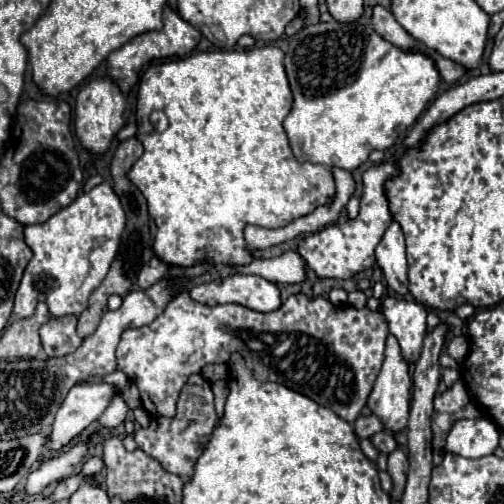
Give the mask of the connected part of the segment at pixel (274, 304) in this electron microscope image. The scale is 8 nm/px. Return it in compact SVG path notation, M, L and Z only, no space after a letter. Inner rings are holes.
M228 275L190 289L190 297L204 305L238 303L252 311L276 311L282 305L276 283L258 275Z

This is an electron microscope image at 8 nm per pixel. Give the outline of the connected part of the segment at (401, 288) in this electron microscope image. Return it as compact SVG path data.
M392 223L384 231L376 247L376 261L384 271L384 279L388 287L394 289L396 293L408 293L406 245L404 245L404 233L400 231L398 223Z

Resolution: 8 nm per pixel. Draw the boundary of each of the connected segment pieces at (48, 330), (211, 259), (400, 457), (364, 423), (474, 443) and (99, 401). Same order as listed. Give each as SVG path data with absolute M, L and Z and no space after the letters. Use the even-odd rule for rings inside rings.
M52 317L46 325L40 327L40 339L44 353L48 357L64 357L74 353L82 339L76 335L76 317Z
M272 45L266 47L254 47L248 51L202 51L202 53L194 53L190 57L184 59L176 59L176 61L164 61L164 63L156 63L152 65L140 81L140 89L138 89L138 111L136 111L136 125L138 125L138 133L136 137L142 141L144 145L144 155L132 165L132 169L128 171L130 181L142 191L142 195L148 201L148 213L154 215L158 233L154 239L154 253L160 261L168 263L170 267L192 267L196 263L210 263L210 265L226 265L226 263L236 263L236 265L244 265L248 263L252 257L250 253L244 249L244 227L246 225L258 225L264 229L278 229L284 227L288 223L292 223L298 217L304 217L308 213L312 213L312 209L320 207L326 203L328 197L332 197L336 193L334 189L334 177L330 173L330 169L326 165L314 165L314 163L302 163L294 157L290 143L288 143L288 135L282 127L284 117L290 113L292 109L292 91L288 85L288 77L284 71L284 51ZM152 111L164 111L168 117L168 127L162 133L150 131L150 113Z
M396 449L388 455L388 475L392 477L392 491L390 499L400 501L404 487L406 487L406 473L408 473L408 457L402 449Z
M370 415L370 417L358 417L354 421L354 433L358 439L368 439L372 437L376 431L382 431L382 423L380 419L376 419L376 415Z
M460 419L454 421L446 437L446 451L468 459L478 459L494 453L500 433L490 419Z
M84 383L74 385L56 413L48 449L56 451L78 437L90 423L94 423L118 395L118 387L110 383Z

